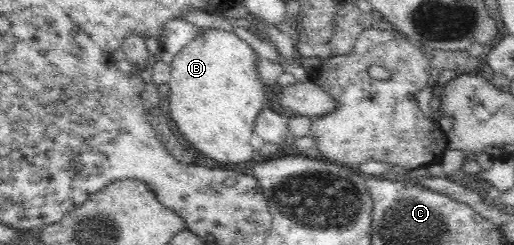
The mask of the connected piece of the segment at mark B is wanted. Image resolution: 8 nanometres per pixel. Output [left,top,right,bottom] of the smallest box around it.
[165,29,270,166]

